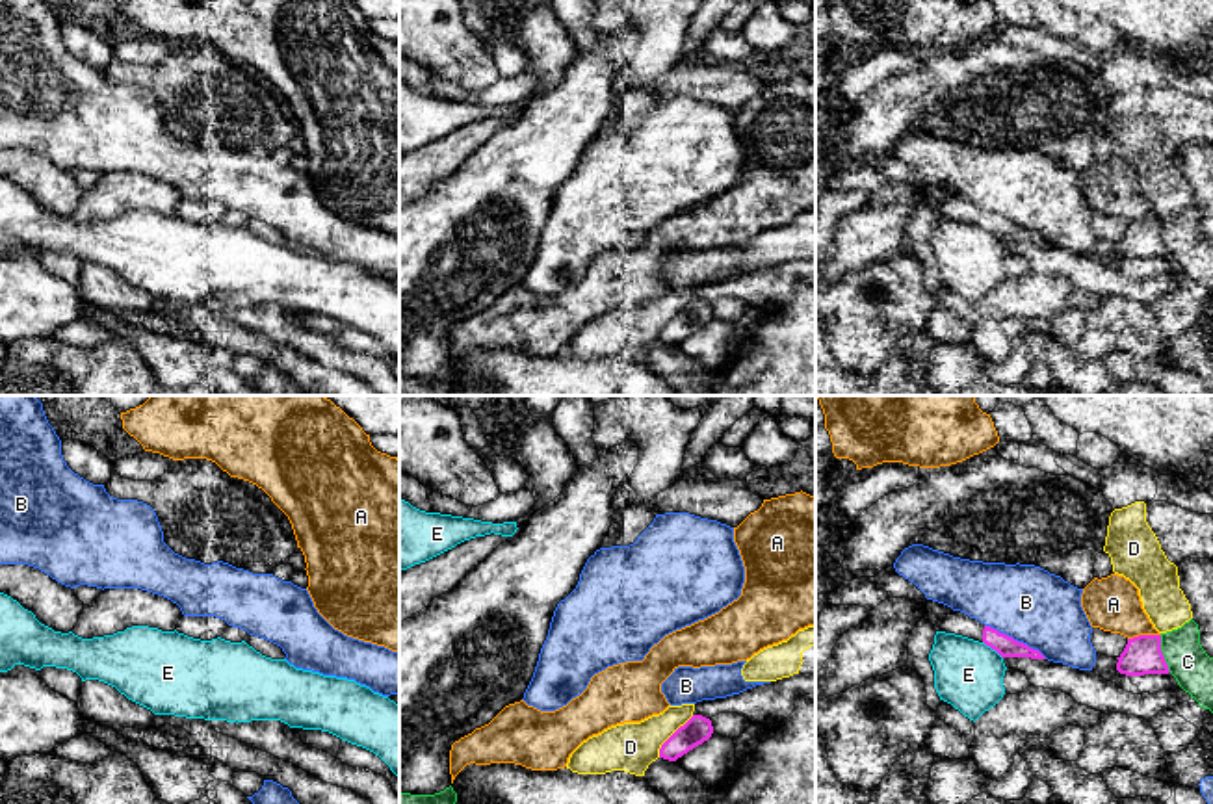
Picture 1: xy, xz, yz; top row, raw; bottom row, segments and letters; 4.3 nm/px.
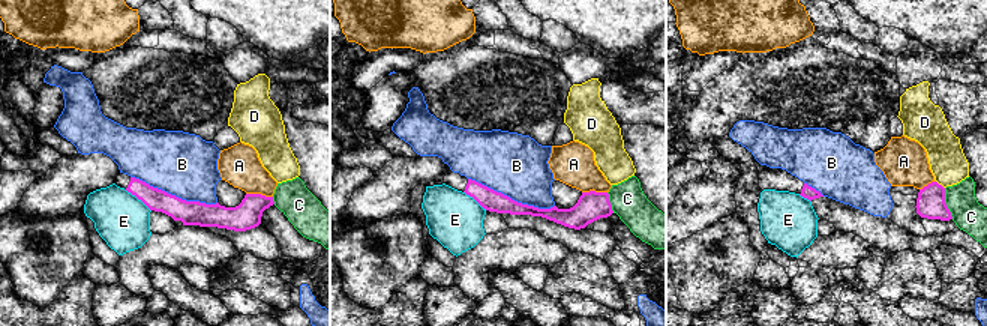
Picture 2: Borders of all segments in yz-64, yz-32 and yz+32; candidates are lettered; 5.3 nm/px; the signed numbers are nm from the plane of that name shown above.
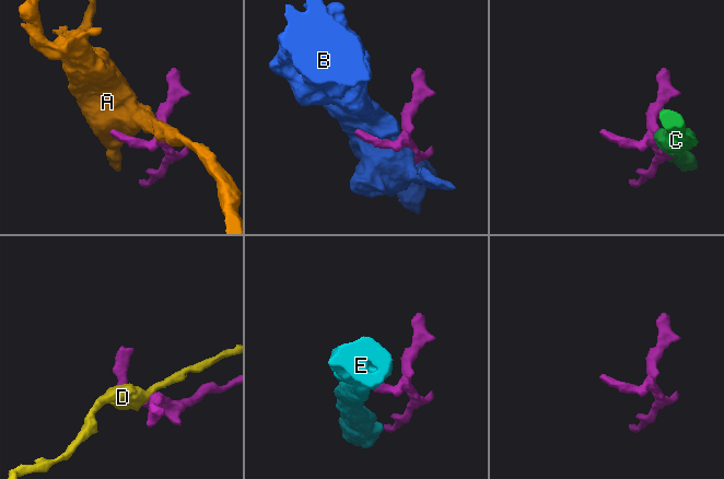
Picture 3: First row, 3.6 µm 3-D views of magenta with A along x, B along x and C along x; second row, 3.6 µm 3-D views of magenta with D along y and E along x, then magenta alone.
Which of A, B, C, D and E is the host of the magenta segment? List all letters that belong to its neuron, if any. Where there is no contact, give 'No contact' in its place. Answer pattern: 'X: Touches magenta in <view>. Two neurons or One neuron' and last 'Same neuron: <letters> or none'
A: Touches magenta in yz. Two neurons
B: Touches magenta in yz. Two neurons
C: Touches magenta in yz. Two neurons
D: Touches magenta in xz. Two neurons
E: Touches magenta in yz. Two neurons
Same neuron: none

